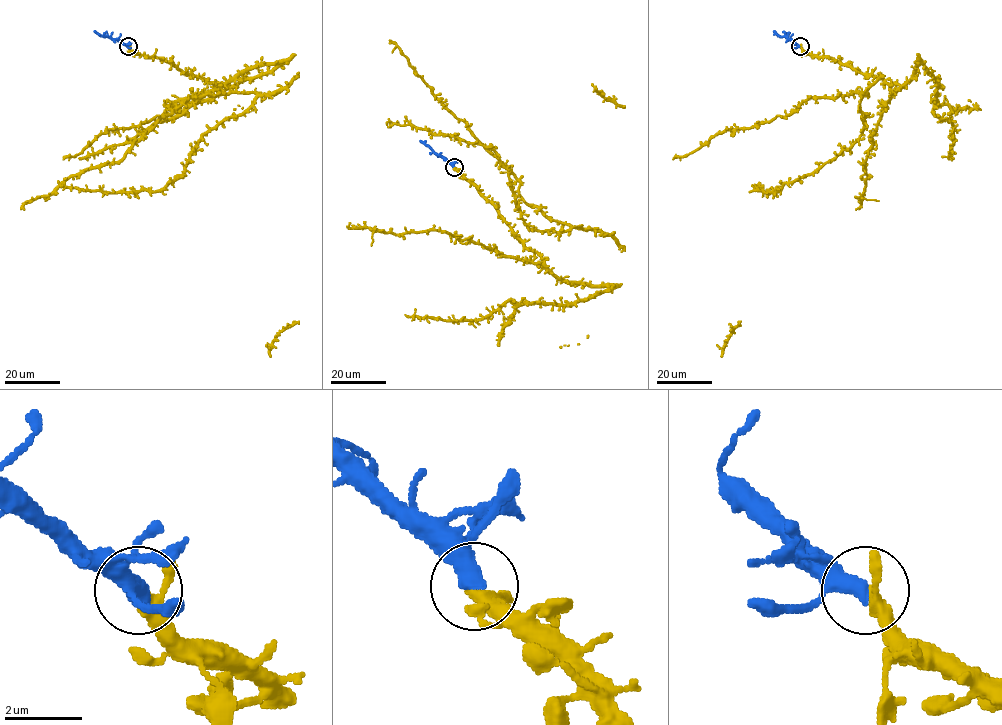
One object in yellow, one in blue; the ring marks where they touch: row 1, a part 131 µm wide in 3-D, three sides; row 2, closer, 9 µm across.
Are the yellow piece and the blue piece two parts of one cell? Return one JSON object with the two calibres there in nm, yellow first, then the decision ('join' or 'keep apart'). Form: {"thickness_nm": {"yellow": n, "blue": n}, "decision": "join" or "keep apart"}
{"thickness_nm": {"yellow": 300, "blue": 360}, "decision": "join"}

